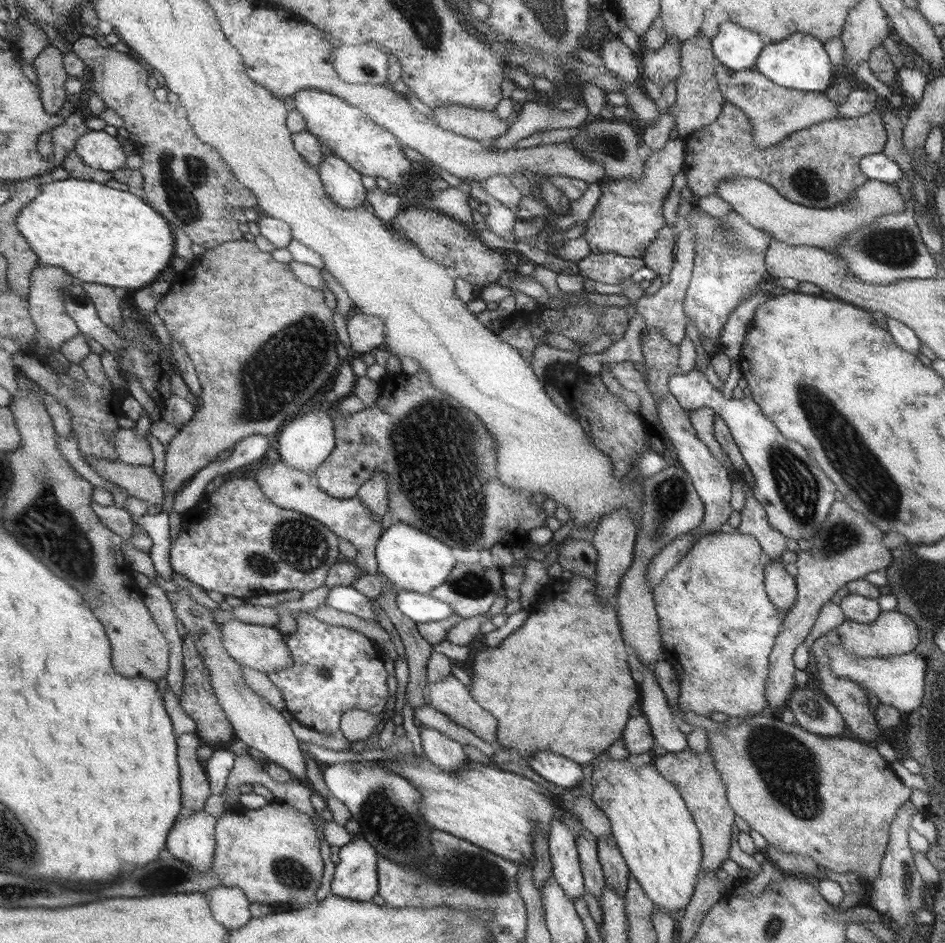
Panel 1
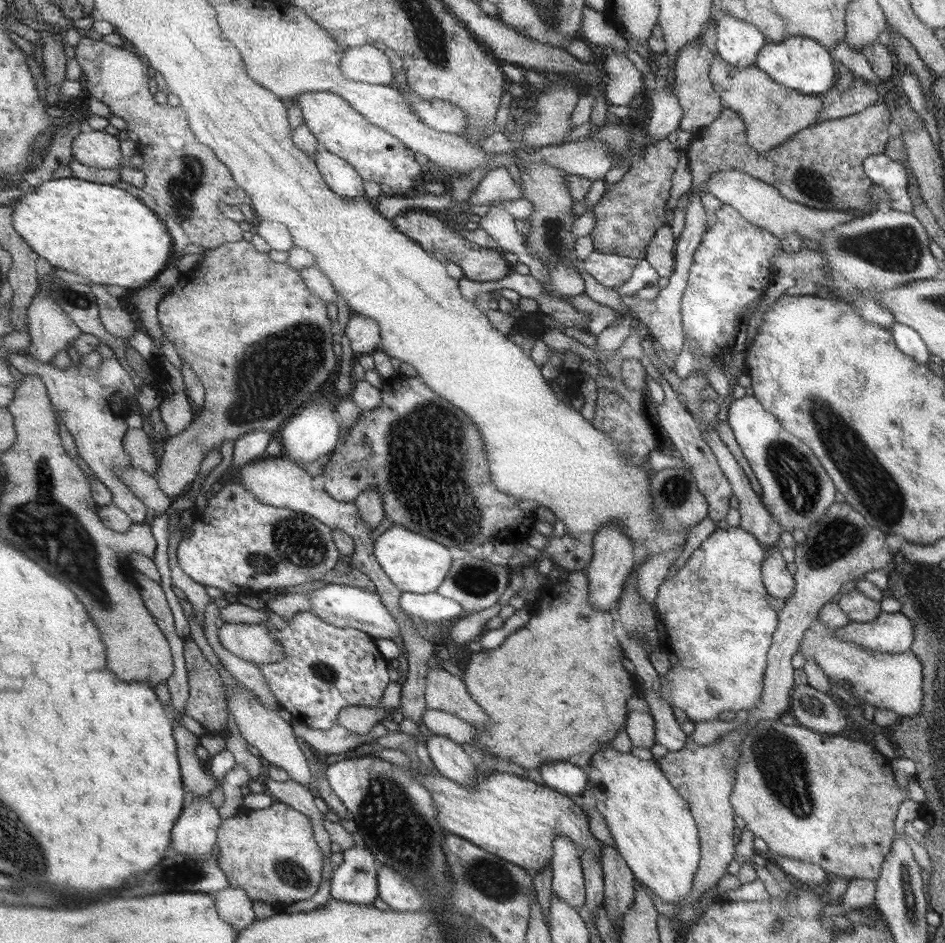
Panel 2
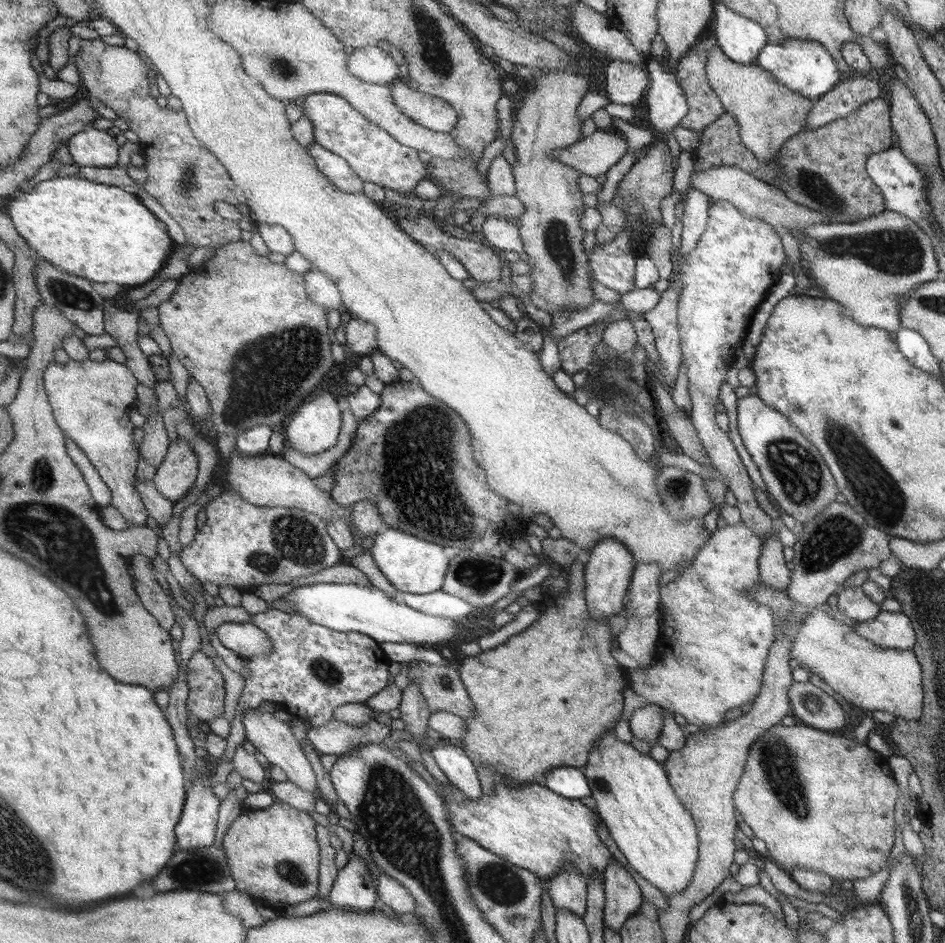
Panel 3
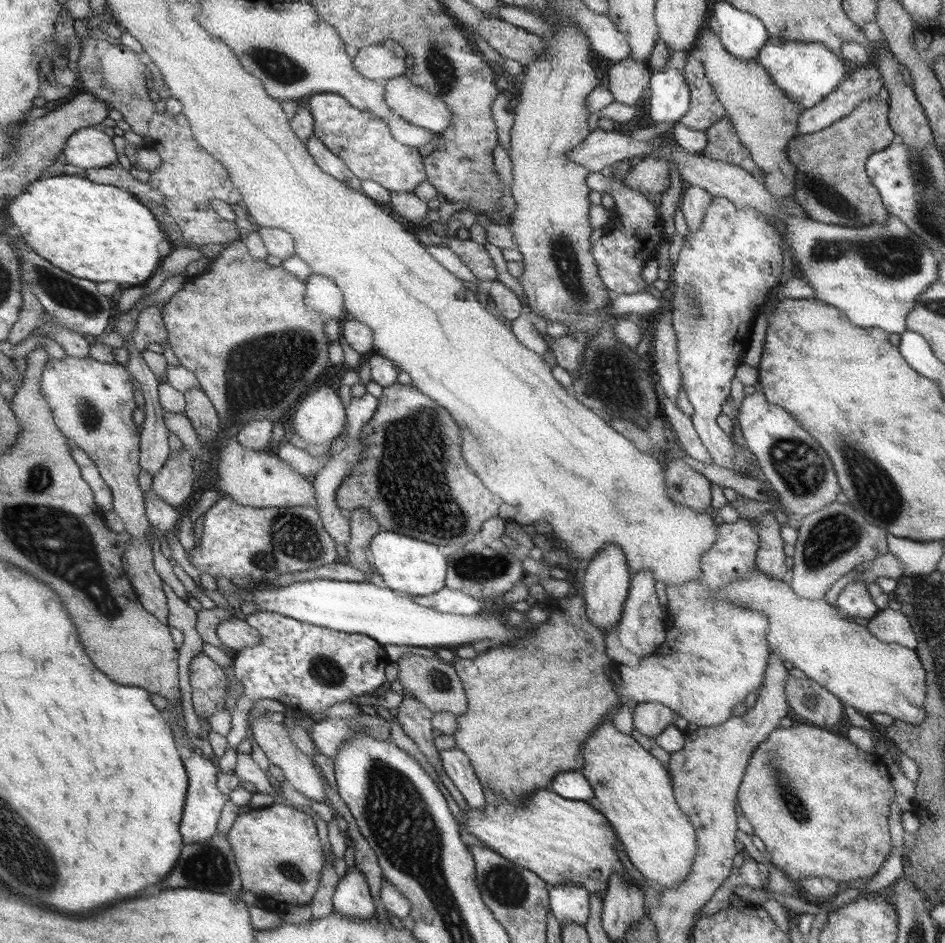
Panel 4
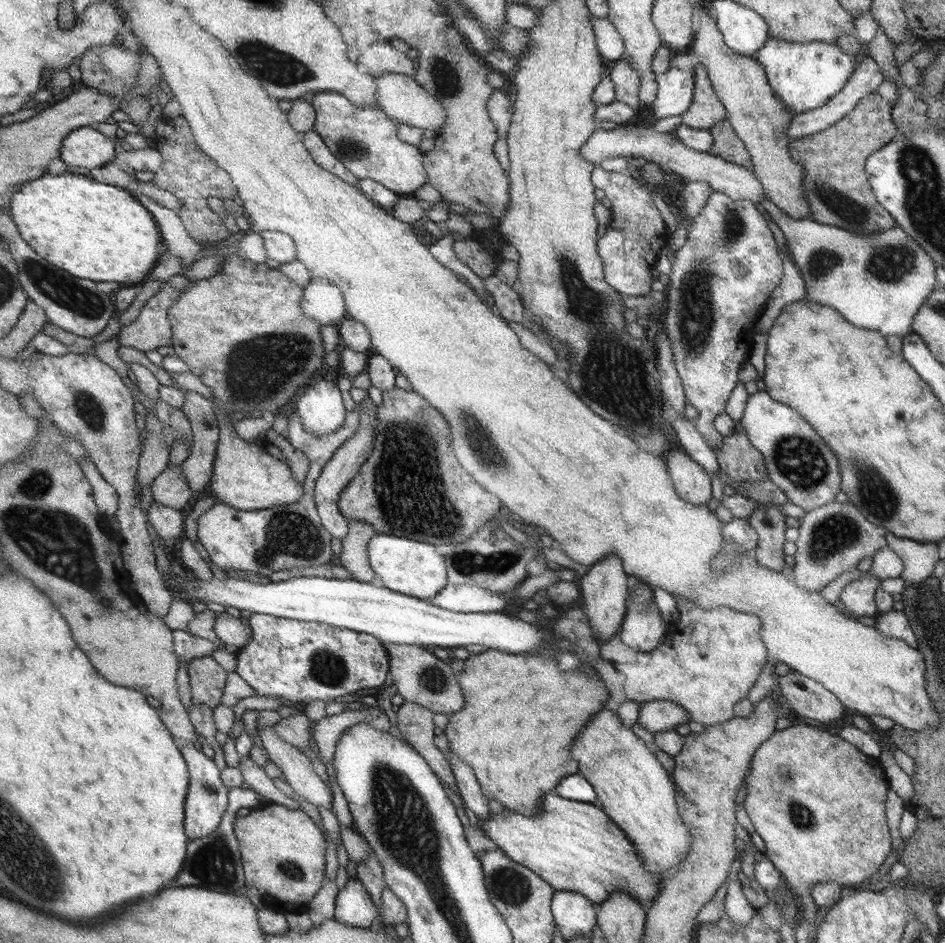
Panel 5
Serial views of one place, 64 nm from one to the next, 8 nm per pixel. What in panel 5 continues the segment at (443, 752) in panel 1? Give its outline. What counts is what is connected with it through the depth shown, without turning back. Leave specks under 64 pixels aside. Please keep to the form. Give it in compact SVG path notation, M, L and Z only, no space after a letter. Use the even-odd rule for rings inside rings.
M446 752L445 754L447 761L449 761L449 767L453 771L455 786L462 802L473 812L477 819L483 820L483 818L487 818L487 814L489 814L487 799L483 796L471 768L463 760L459 760L455 754L451 754L451 752Z

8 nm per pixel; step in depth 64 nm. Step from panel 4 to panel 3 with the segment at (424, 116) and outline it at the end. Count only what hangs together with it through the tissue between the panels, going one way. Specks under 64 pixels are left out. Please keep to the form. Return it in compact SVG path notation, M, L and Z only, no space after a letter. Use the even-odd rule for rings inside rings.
M395 79L388 88L397 108L417 124L442 133L448 133L457 126L459 114L447 101L418 92L407 80Z

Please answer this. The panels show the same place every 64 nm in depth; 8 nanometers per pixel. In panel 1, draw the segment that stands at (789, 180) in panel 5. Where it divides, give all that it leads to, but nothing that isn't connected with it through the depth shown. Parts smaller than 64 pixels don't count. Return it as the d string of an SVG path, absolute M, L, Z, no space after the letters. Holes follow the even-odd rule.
M720 64L714 75L719 82L719 90L723 94L724 103L736 105L748 114L749 124L753 126L753 137L760 148L780 143L792 132L811 127L825 119L842 118L837 114L834 103L827 99L824 93L783 88L773 84L768 77L764 77L754 68L732 71Z

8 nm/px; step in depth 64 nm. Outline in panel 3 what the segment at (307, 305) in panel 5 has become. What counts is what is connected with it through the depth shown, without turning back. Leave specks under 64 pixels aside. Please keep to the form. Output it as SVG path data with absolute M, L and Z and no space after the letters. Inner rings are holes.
M310 268L302 276L304 277L304 291L313 302L325 308L326 311L339 308L342 304L340 292L328 275Z

